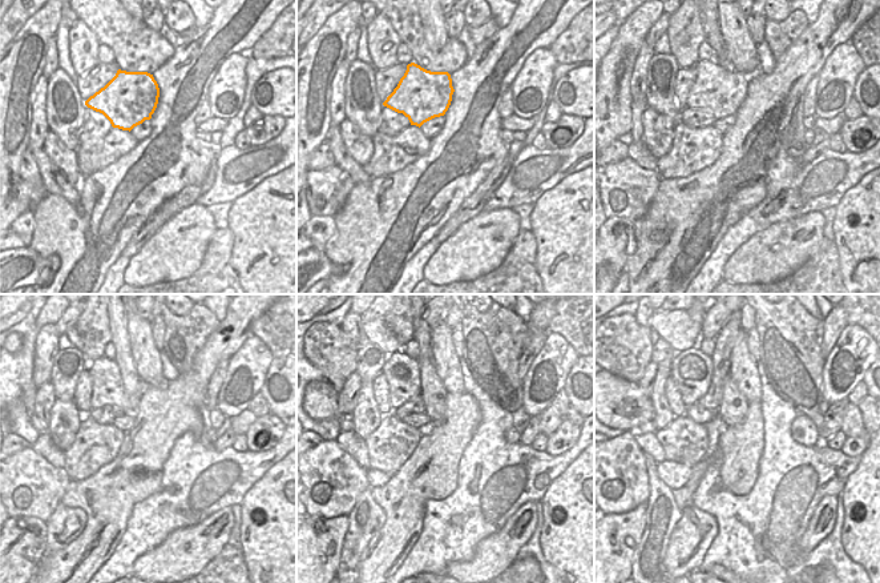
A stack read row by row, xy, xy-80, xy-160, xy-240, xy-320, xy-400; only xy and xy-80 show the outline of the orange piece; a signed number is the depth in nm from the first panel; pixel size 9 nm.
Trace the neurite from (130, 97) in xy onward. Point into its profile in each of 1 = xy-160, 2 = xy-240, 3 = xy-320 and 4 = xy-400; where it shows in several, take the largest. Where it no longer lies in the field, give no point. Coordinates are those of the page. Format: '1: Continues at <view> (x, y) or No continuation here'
1: Continues at xy-160 (721, 91)
2: Continues at xy-240 (108, 389)
3: Continues at xy-320 (402, 372)
4: Continues at xy-400 (691, 370)

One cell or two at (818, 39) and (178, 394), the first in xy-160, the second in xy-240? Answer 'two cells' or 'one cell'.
one cell

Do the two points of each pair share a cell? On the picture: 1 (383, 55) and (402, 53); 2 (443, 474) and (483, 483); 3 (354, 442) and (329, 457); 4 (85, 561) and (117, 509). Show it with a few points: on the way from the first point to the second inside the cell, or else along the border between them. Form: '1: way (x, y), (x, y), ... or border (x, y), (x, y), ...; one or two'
1: border (400, 41), (396, 49), (396, 61); two
2: border (465, 447), (457, 467), (457, 486), (436, 501); two
3: border (334, 439), (364, 469); two
4: way (97, 547), (107, 522); one

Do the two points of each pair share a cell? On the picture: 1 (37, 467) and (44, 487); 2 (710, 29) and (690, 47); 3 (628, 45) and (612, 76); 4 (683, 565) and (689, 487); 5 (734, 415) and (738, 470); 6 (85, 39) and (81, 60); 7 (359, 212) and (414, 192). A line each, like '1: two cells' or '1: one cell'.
1: one cell
2: two cells
3: one cell
4: one cell
5: two cells
6: one cell
7: one cell

